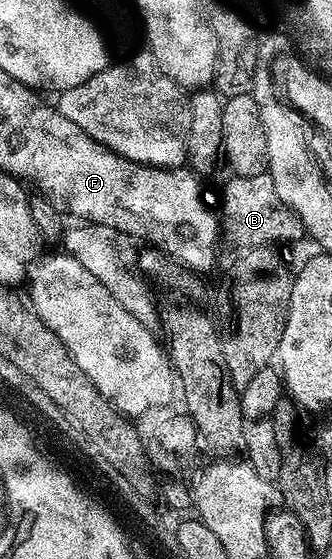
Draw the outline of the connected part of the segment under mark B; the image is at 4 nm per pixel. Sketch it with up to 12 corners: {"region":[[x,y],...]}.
{"region":[[268,172],[233,176],[223,218],[241,248],[305,234]]}

